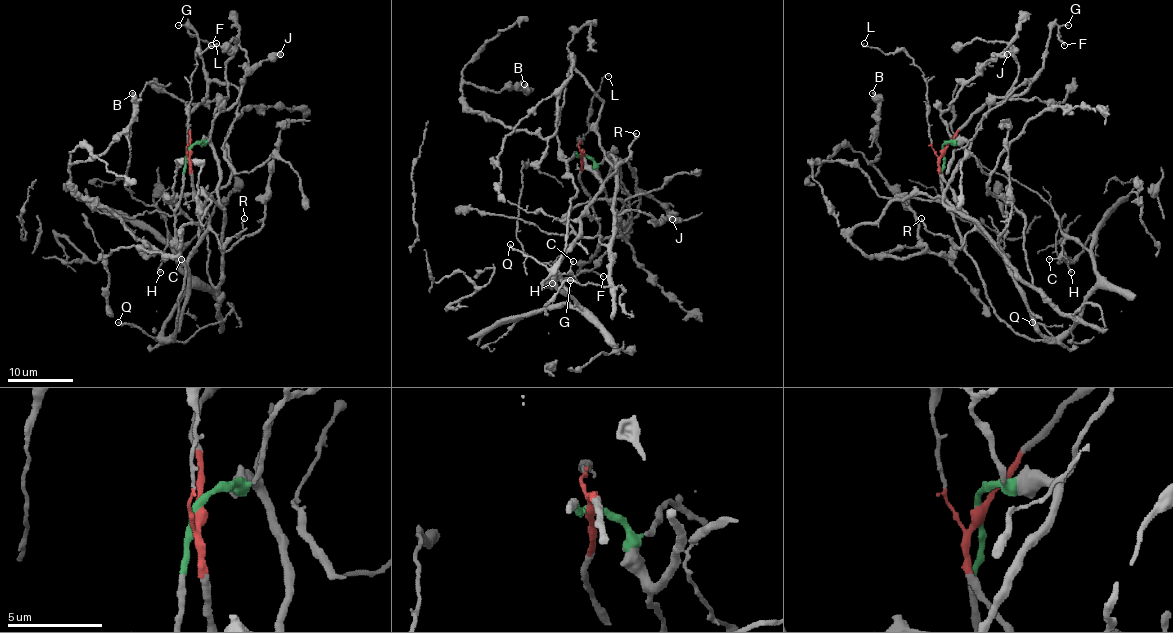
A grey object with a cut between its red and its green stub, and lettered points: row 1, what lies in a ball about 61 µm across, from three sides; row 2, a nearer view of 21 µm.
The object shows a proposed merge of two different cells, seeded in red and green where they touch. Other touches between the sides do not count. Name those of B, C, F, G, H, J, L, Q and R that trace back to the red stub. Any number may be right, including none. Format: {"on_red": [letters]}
{"on_red": ["C", "F", "G", "H", "L", "Q", "R"]}

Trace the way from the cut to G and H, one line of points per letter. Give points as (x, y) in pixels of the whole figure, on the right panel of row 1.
G: (943, 150), (986, 104), (1019, 96), (1042, 66), (1048, 34), (1055, 26), (1068, 26)
H: (943, 150), (939, 174), (1002, 258), (1043, 335), (1061, 336), (1097, 282), (1092, 256), (1068, 238), (1071, 273)

